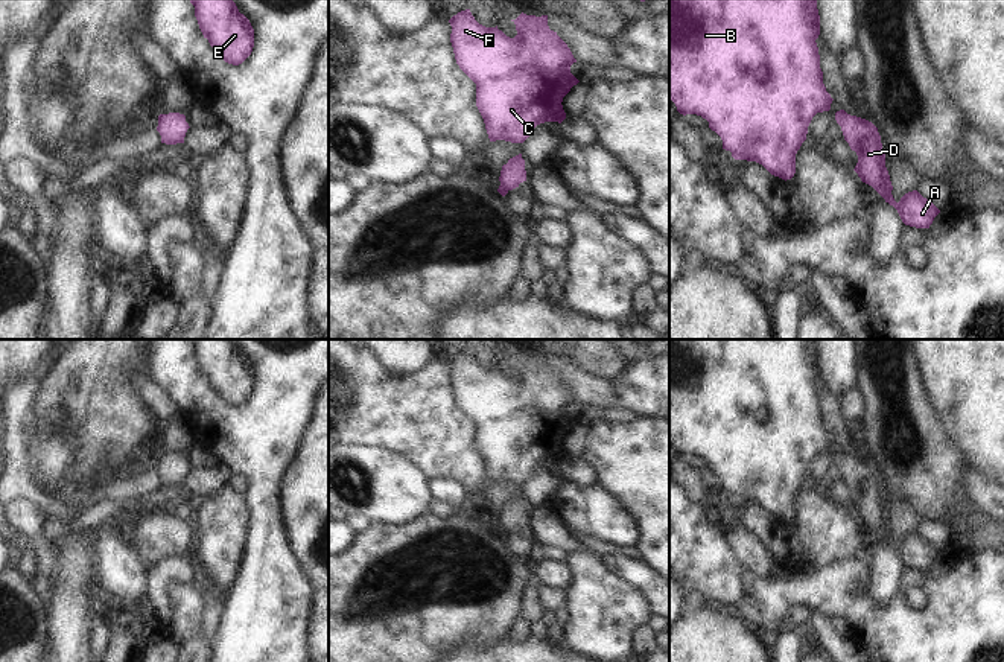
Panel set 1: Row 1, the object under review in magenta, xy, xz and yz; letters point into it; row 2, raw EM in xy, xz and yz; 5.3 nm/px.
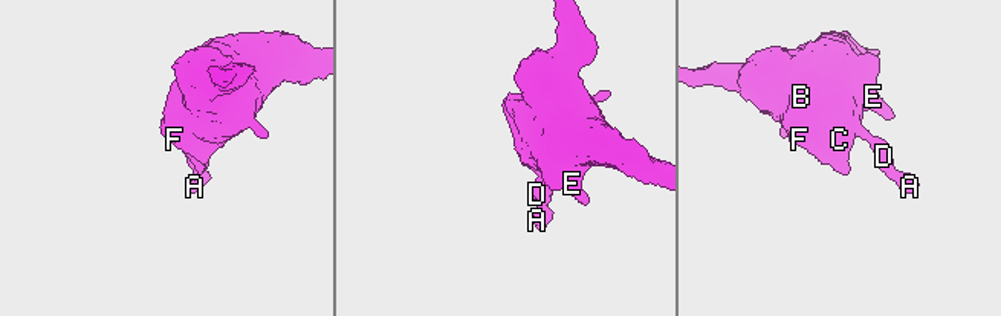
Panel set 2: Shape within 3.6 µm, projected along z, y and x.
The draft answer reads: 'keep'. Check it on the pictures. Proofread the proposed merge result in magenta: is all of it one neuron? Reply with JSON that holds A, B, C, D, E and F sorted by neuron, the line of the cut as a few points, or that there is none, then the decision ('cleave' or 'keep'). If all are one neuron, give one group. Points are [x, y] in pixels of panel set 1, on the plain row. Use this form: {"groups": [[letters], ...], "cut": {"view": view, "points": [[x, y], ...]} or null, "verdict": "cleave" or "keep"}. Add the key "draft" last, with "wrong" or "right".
{"groups": [["A", "B", "C", "D", "E", "F"]], "cut": null, "verdict": "keep", "draft": "right"}

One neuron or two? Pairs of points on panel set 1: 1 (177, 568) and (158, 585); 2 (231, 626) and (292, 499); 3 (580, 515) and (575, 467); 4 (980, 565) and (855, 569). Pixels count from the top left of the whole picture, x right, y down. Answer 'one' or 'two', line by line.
1: one
2: two
3: two
4: one

